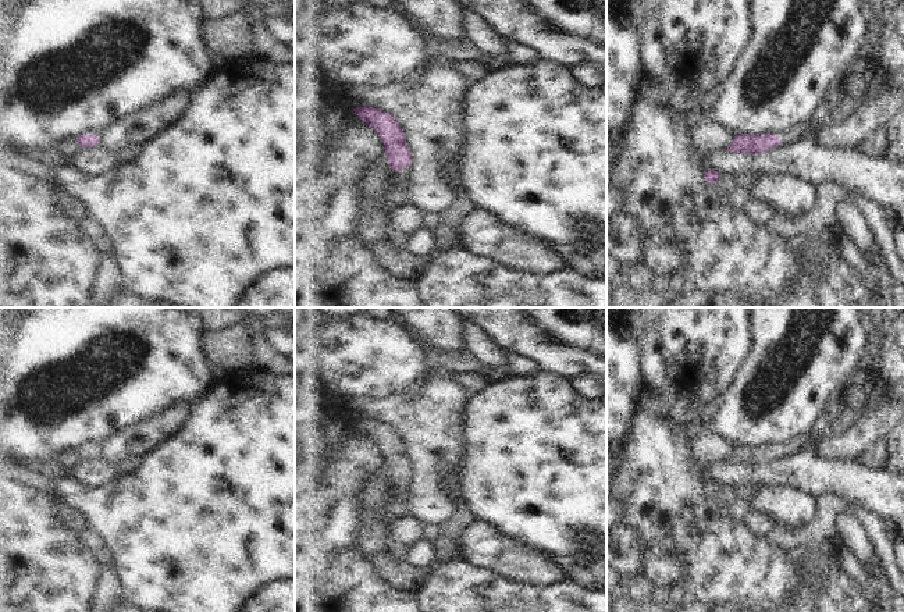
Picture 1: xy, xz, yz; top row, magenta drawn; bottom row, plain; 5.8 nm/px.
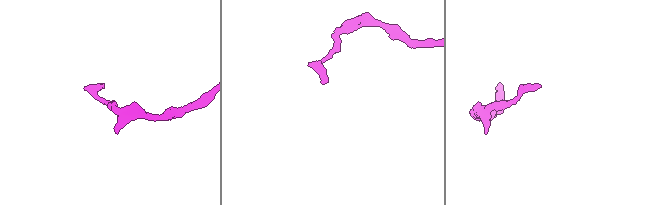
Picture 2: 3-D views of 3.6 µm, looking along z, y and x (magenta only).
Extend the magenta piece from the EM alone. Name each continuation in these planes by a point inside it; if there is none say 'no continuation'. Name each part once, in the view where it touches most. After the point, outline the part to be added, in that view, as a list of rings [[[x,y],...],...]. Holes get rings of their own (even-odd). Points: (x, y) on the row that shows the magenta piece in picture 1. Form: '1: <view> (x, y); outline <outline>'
1: xz (402, 177); outline [[[412,166],[402,168],[401,171],[392,171],[391,181],[399,185],[406,193],[409,193]]]

